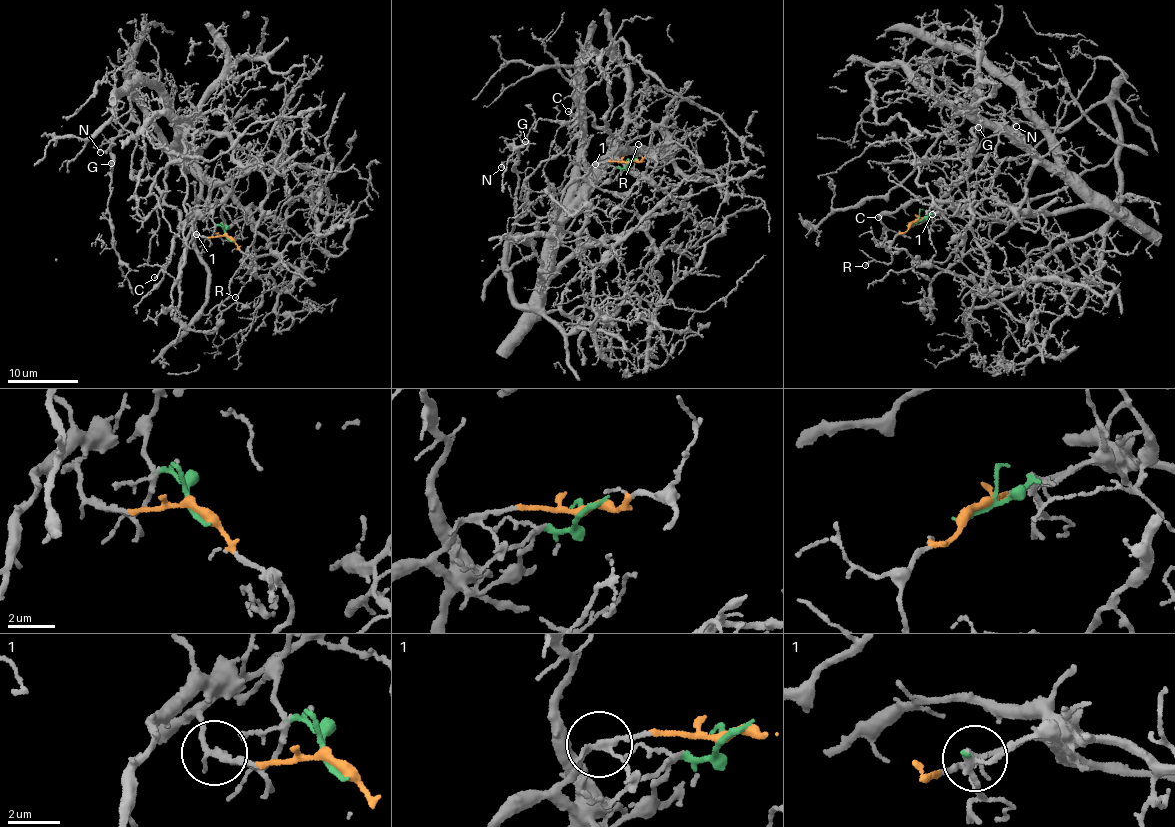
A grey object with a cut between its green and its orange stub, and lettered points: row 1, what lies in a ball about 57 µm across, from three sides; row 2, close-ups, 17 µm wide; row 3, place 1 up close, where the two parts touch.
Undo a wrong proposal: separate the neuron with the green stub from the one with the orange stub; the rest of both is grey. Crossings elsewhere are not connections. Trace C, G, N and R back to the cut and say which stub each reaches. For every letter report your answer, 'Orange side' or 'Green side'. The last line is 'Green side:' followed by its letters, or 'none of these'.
C: Green side
G: Orange side
N: Orange side
R: Orange side
Green side: C

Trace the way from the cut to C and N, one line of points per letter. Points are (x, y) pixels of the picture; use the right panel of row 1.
C: (915, 222), (945, 208), (956, 210), (949, 204), (932, 199), (916, 199), (878, 217)
N: (915, 222), (947, 208), (986, 219), (1052, 195), (1117, 150), (1106, 103), (1062, 128), (1012, 119), (1016, 127)

